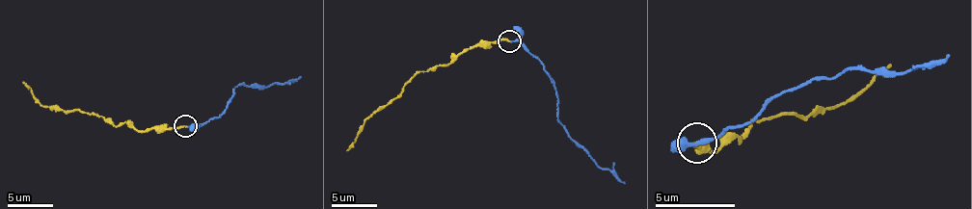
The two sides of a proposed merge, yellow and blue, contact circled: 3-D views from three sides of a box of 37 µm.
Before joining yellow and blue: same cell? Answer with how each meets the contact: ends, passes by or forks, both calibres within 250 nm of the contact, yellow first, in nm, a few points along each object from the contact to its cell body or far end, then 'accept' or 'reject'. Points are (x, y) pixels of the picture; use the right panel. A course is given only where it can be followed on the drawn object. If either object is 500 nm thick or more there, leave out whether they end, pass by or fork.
yellow ends there; blue ends there; 180 nm thick on the yellow side, 170 nm on the other; yellow runs (695, 142), (712, 149), (740, 138), (740, 142), (751, 125), (784, 114), (835, 110), (891, 65); blue runs (695, 142), (712, 142), (736, 125), (751, 121), (788, 90), (835, 78), (848, 69), (907, 73), (947, 54); reject

